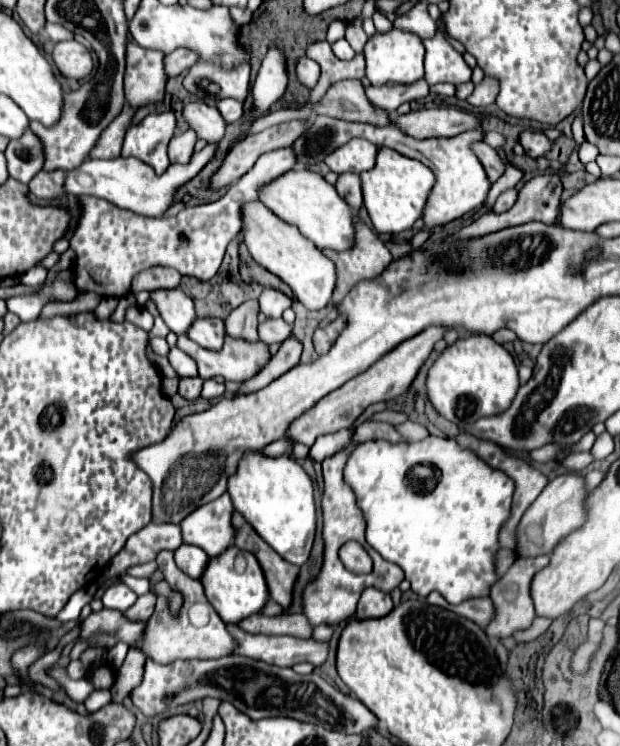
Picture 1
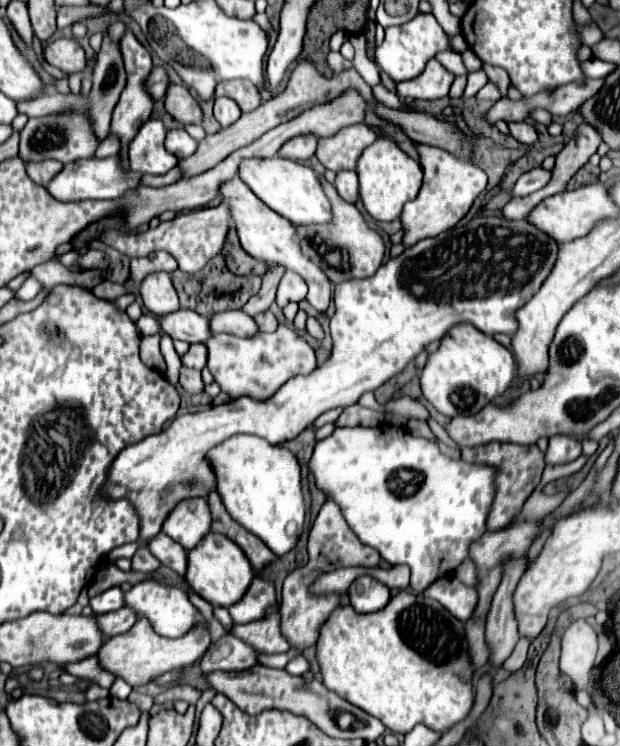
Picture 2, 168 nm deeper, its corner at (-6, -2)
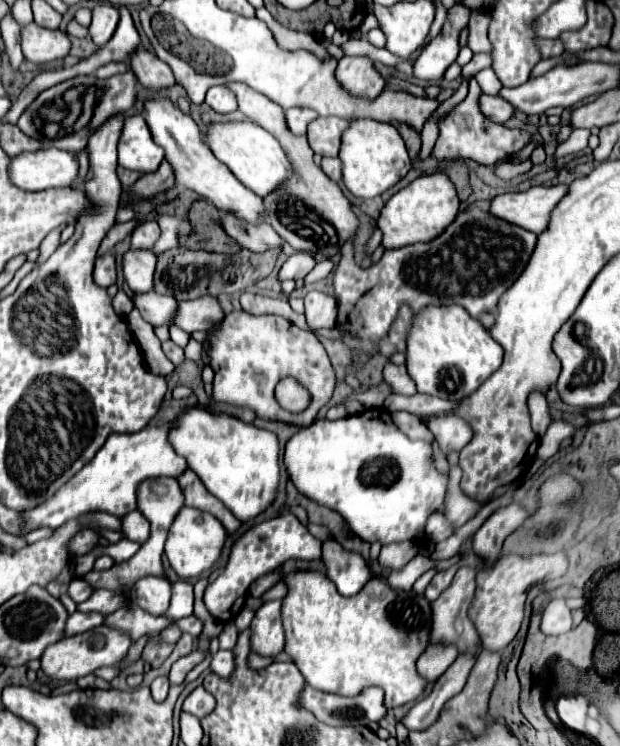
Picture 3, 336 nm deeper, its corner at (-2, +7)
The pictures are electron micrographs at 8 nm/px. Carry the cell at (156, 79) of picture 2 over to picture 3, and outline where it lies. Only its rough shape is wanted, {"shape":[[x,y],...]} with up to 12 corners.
{"shape":[[132,71],[78,75],[42,91],[18,127],[82,151],[136,99]]}

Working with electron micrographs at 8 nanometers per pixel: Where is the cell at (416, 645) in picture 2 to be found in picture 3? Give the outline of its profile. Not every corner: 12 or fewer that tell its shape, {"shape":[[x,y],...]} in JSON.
{"shape":[[284,577],[284,653],[336,695],[386,707],[426,687],[430,601],[384,579],[342,597]]}

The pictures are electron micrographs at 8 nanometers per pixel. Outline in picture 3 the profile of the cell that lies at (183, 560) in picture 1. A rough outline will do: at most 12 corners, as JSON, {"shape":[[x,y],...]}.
{"shape":[[140,511],[124,515],[122,533],[126,539],[144,543],[150,523]]}

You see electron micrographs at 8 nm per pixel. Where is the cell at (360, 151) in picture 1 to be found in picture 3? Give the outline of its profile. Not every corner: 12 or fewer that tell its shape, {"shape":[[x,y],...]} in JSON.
{"shape":[[318,117],[308,127],[308,143],[322,157],[338,157],[348,121]]}

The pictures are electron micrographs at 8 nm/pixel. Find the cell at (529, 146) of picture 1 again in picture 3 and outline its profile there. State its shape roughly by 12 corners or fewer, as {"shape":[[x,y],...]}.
{"shape":[[480,95],[478,105],[494,123],[506,123],[514,107],[500,95]]}

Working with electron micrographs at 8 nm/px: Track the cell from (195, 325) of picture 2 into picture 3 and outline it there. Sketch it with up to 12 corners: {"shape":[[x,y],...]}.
{"shape":[[156,291],[134,293],[132,301],[152,325],[168,325],[176,299]]}

